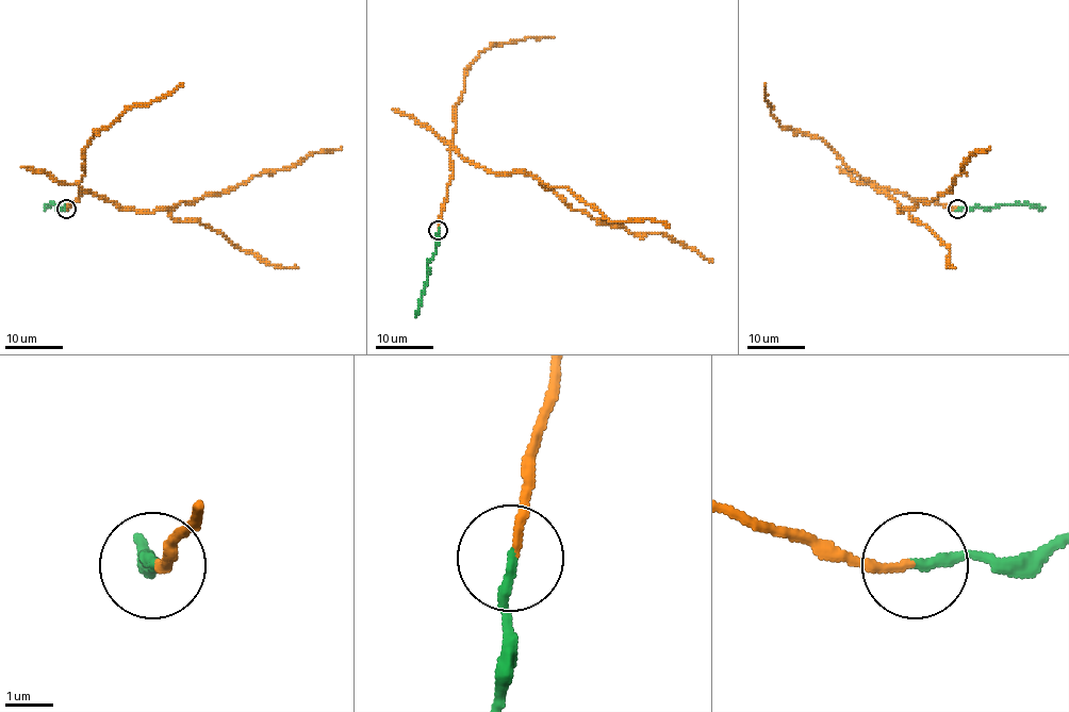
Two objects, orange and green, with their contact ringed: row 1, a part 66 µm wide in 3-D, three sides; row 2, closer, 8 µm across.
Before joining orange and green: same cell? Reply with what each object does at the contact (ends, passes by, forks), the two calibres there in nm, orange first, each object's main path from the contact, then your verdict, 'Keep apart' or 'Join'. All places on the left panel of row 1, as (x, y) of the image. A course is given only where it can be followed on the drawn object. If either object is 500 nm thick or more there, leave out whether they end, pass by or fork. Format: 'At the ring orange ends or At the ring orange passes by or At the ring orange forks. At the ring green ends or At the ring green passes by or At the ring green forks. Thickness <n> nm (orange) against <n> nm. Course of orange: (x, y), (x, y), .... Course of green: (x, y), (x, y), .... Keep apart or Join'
At the ring orange ends. At the ring green ends. Thickness 160 nm (orange) against 220 nm. Course of orange: (67, 210), (81, 195), (80, 187), (121, 208), (170, 210), (342, 147). Course of green: (67, 210), (56, 208), (53, 203), (44, 208). Join

